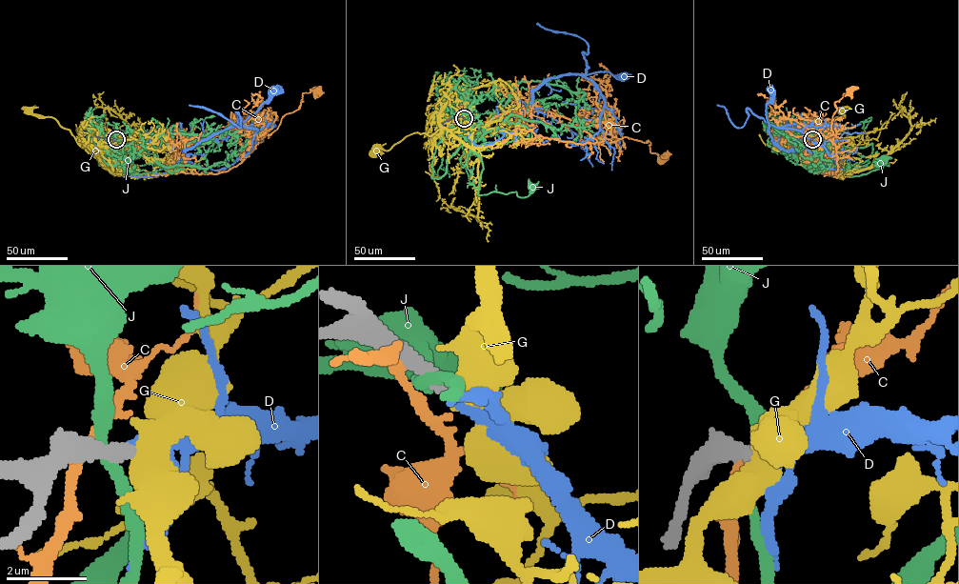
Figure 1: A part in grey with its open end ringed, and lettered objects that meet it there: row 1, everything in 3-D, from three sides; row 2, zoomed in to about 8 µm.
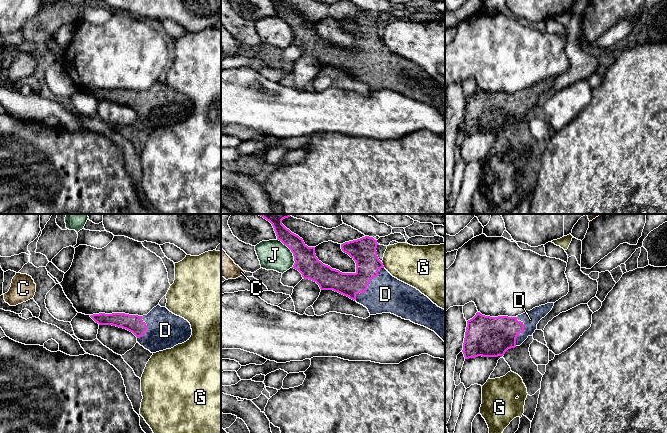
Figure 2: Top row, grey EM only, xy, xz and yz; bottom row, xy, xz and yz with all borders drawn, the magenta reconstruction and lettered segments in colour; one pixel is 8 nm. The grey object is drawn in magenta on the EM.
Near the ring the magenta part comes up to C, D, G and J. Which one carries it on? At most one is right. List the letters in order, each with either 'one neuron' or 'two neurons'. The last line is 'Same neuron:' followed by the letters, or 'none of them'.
C: two neurons
D: one neuron
G: two neurons
J: two neurons
Same neuron: D

